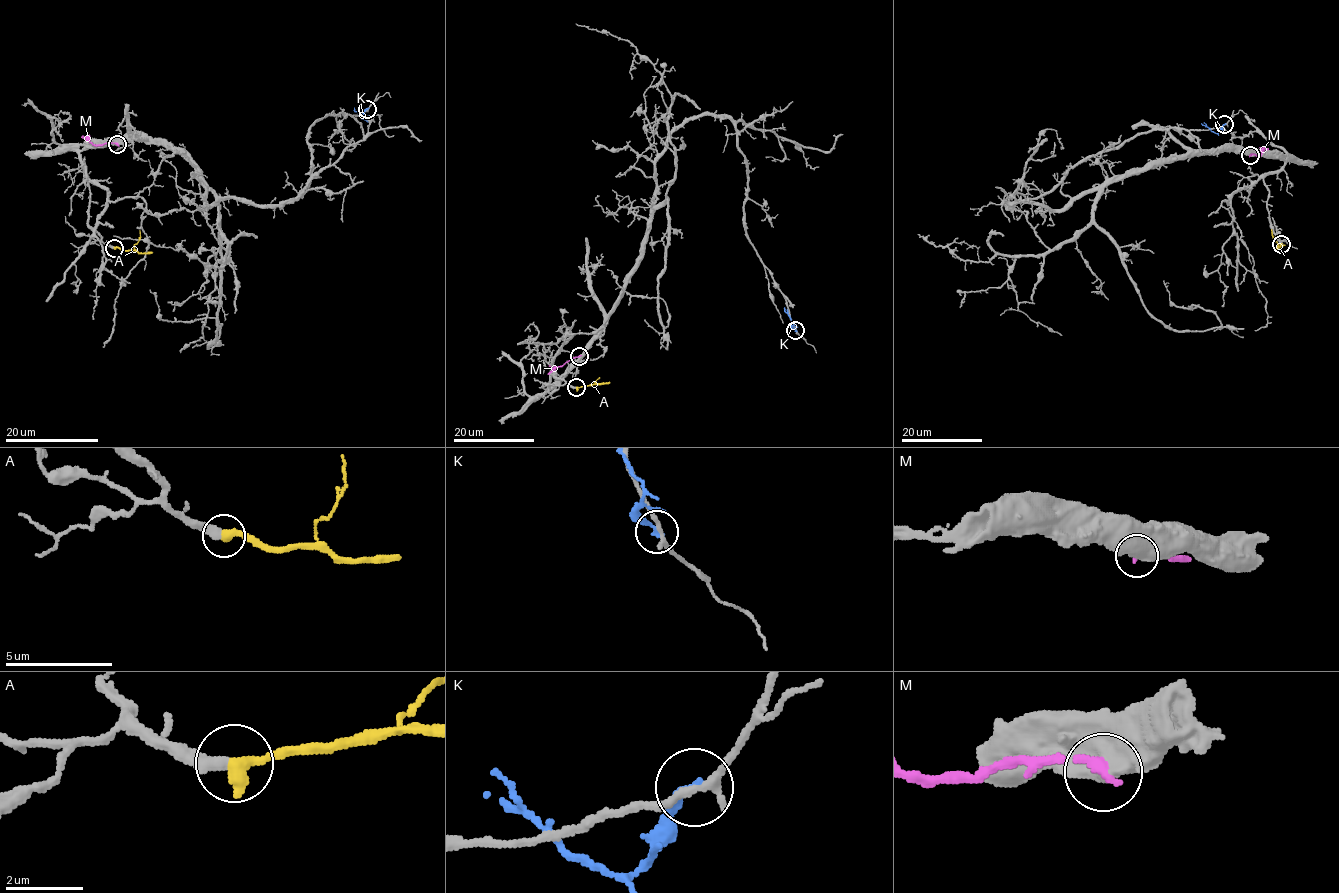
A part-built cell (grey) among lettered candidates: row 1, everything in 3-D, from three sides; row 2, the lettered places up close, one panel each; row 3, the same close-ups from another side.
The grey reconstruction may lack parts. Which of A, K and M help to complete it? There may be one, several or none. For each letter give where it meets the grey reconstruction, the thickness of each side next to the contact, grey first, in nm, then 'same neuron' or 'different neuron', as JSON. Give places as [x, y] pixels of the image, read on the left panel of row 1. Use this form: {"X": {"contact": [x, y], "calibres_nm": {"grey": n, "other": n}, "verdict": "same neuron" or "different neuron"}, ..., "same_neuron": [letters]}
{"A": {"contact": [114, 248], "calibres_nm": {"grey": 400, "other": 420}, "verdict": "same neuron"}, "K": {"contact": [367, 109], "calibres_nm": {"grey": 240, "other": 240}, "verdict": "different neuron"}, "M": {"contact": [117, 144], "calibres_nm": {"grey": 700, "other": 220}, "verdict": "different neuron"}, "same_neuron": ["A"]}

